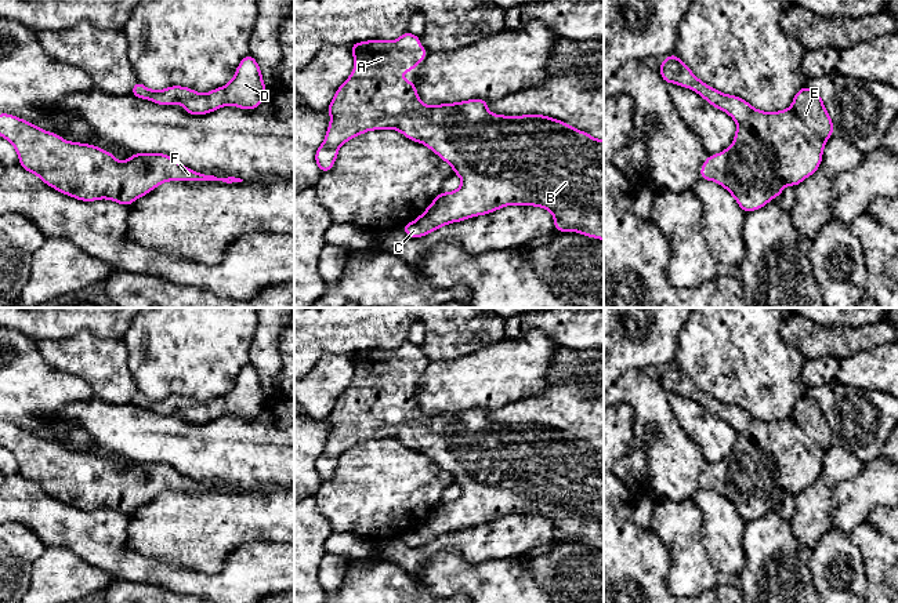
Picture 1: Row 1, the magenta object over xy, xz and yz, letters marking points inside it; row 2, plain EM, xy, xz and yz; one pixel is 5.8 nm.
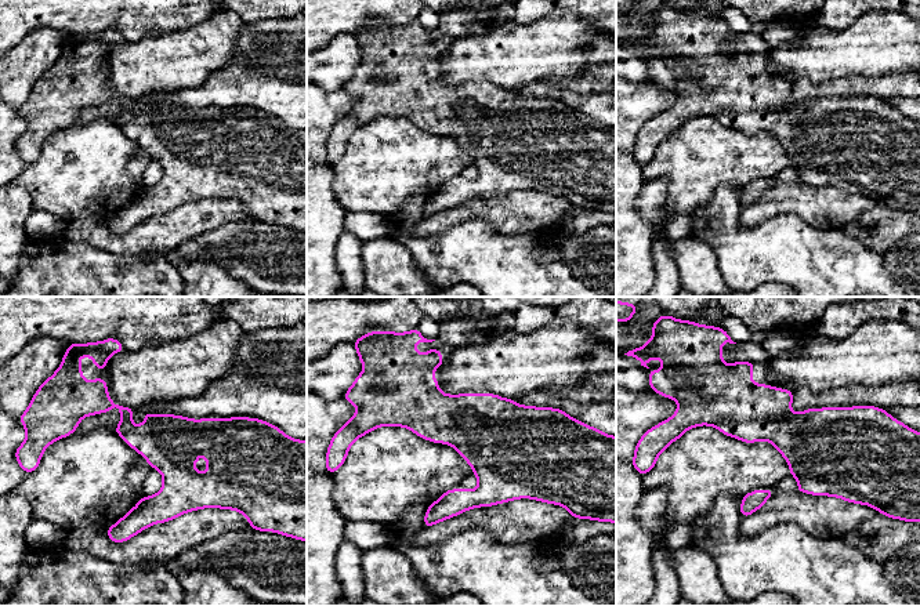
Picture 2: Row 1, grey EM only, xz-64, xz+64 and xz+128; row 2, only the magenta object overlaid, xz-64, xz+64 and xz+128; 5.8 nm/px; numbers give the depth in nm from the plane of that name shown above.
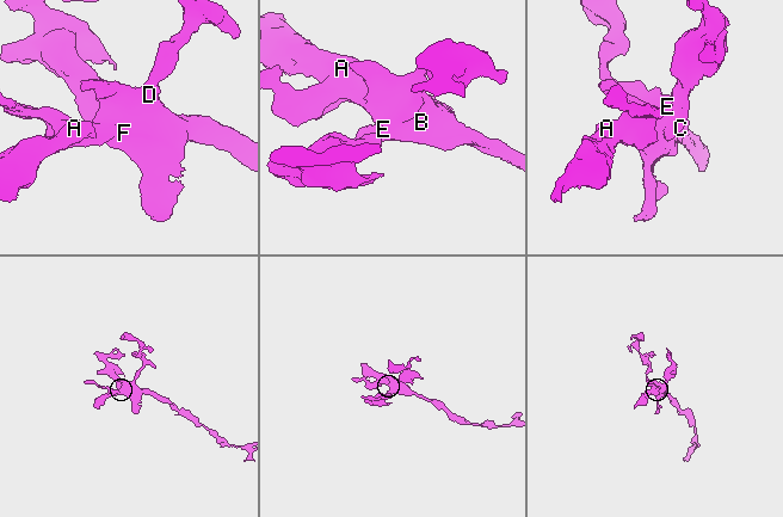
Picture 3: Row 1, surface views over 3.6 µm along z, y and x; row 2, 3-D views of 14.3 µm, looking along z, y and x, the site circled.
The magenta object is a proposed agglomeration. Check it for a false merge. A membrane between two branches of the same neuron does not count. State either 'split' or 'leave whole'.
leave whole

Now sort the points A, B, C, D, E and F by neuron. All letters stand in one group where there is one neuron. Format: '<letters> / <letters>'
A B C D E F

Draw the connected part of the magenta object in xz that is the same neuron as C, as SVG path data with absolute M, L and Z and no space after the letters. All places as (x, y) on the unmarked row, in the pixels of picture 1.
M406 341L394 350L370 349L351 355L354 381L327 417L332 429L315 462L321 480L332 479L338 457L348 448L369 439L394 437L434 459L463 490L457 500L441 501L416 530L402 537L410 546L515 513L551 520L555 540L576 540L604 549L604 450L548 425L493 424L484 408L426 415L414 392L397 386L427 366L421 353L420 346Z

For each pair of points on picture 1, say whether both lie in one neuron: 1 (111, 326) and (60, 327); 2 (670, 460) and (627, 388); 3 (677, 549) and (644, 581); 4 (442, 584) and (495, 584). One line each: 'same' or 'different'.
1: same
2: same
3: different
4: same

